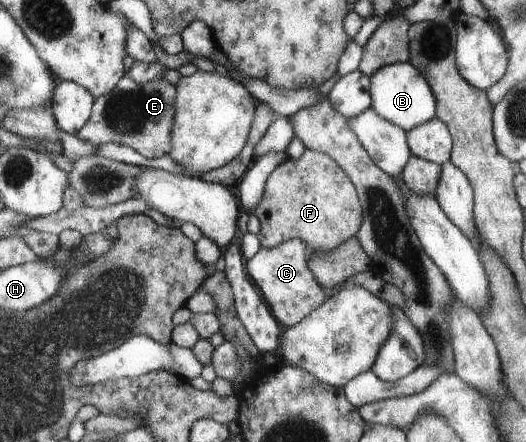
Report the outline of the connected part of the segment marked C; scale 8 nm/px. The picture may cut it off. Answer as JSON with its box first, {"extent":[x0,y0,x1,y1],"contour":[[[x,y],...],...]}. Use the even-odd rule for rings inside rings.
{"extent":[246,238,329,326],"contour":[[[291,238],[273,248],[263,248],[246,261],[250,281],[259,290],[275,320],[283,326],[297,326],[319,308],[329,296],[310,269],[313,251],[301,238]]]}

